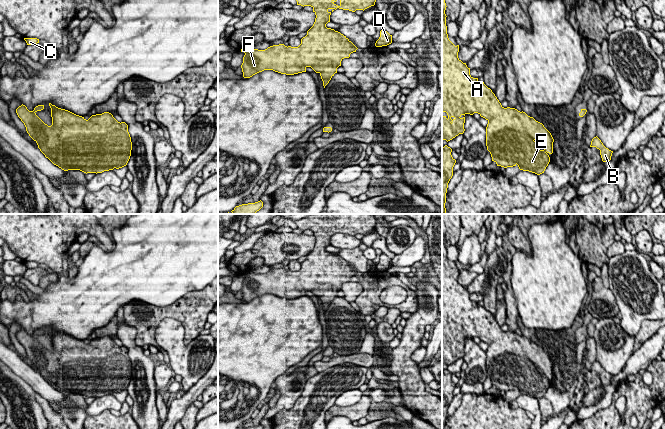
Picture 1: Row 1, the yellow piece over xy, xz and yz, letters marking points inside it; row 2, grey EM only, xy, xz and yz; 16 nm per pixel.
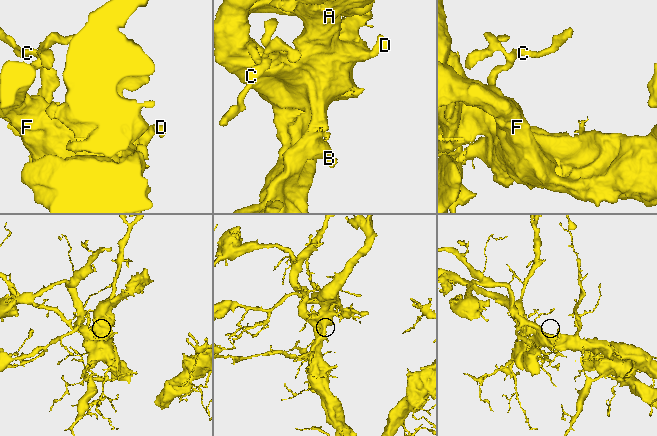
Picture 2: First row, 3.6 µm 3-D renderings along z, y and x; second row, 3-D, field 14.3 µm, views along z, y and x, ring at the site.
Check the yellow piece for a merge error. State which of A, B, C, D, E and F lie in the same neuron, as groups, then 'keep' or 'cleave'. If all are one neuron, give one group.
A B C D E F | keep

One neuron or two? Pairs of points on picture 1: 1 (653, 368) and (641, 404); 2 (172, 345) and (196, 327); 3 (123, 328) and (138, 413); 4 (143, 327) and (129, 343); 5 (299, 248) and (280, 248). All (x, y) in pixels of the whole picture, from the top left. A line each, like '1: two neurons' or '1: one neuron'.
1: one neuron
2: two neurons
3: one neuron
4: two neurons
5: one neuron

